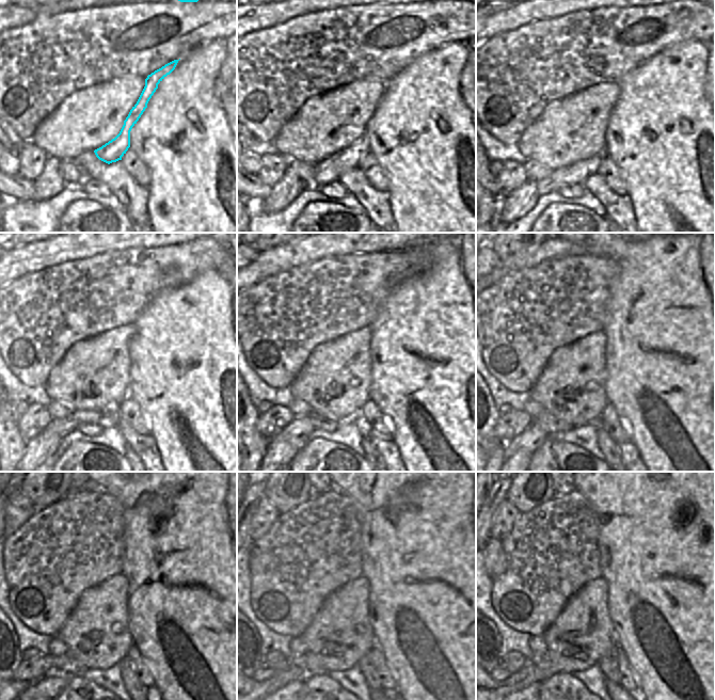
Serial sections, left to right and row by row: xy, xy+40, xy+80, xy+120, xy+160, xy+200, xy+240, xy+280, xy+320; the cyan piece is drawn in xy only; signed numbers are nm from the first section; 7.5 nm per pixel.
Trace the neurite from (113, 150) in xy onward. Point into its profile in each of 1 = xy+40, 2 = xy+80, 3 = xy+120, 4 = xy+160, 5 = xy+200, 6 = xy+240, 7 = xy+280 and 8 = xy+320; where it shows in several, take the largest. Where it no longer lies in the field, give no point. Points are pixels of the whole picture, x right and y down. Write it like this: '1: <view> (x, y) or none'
1: xy+40 (330, 170)
2: xy+80 (576, 173)
3: xy+120 (62, 427)
4: xy+160 (298, 432)
5: xy+200 (533, 438)
6: xy+240 (49, 685)
7: xy+280 (294, 688)
8: xy+320 (534, 688)

